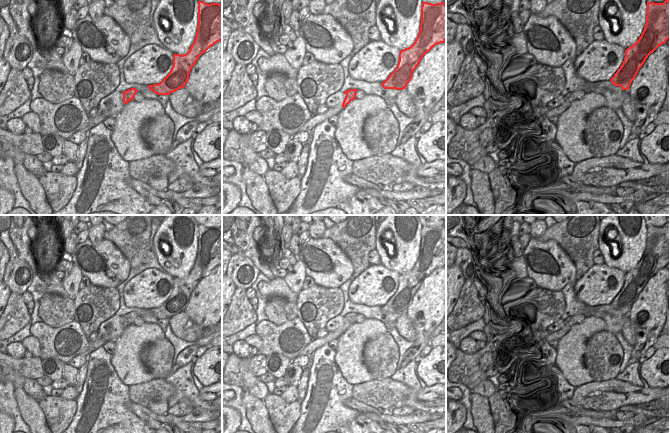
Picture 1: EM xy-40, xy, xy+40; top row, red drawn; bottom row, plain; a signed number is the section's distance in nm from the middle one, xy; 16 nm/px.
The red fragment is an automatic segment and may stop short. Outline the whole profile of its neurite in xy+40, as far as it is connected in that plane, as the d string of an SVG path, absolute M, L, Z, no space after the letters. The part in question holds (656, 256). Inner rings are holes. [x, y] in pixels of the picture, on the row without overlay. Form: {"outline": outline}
{"outline": "M670 225L647 226L644 254L635 268L625 274L622 289L610 303L613 309L629 314L648 280L670 262Z"}

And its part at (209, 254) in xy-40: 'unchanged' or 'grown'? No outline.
unchanged

